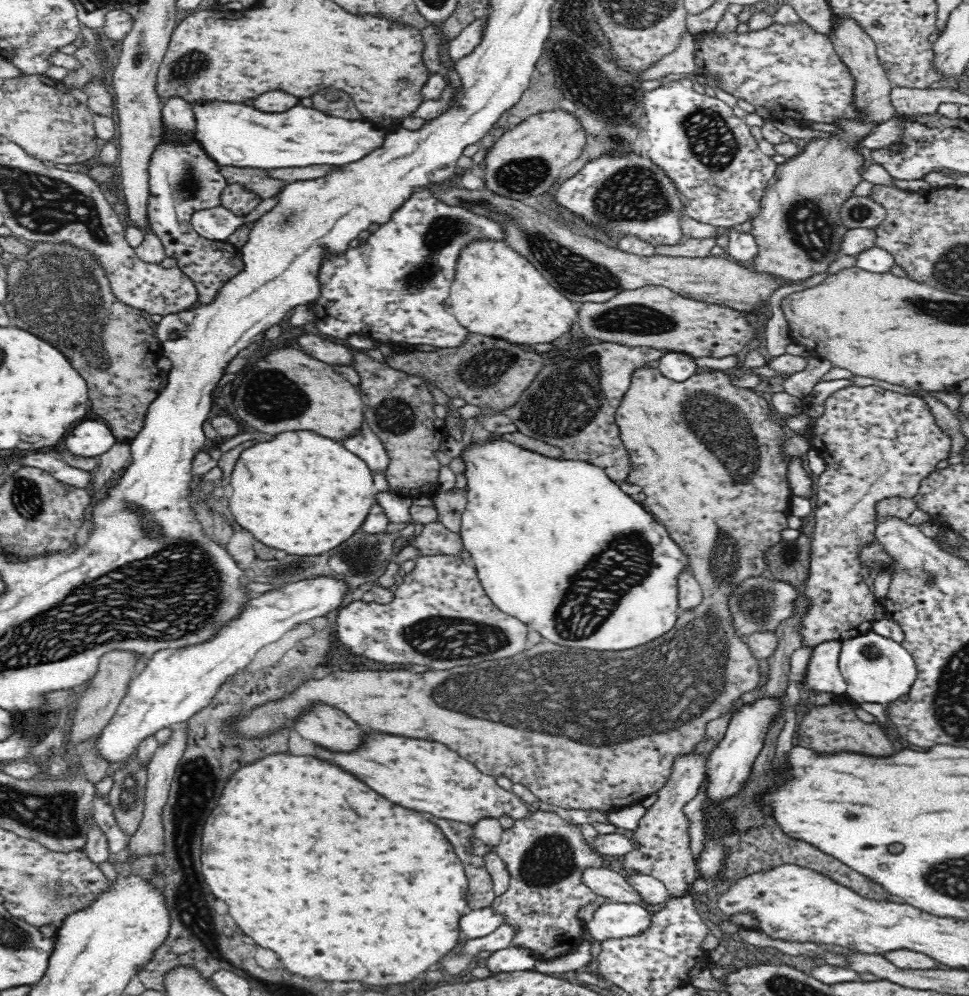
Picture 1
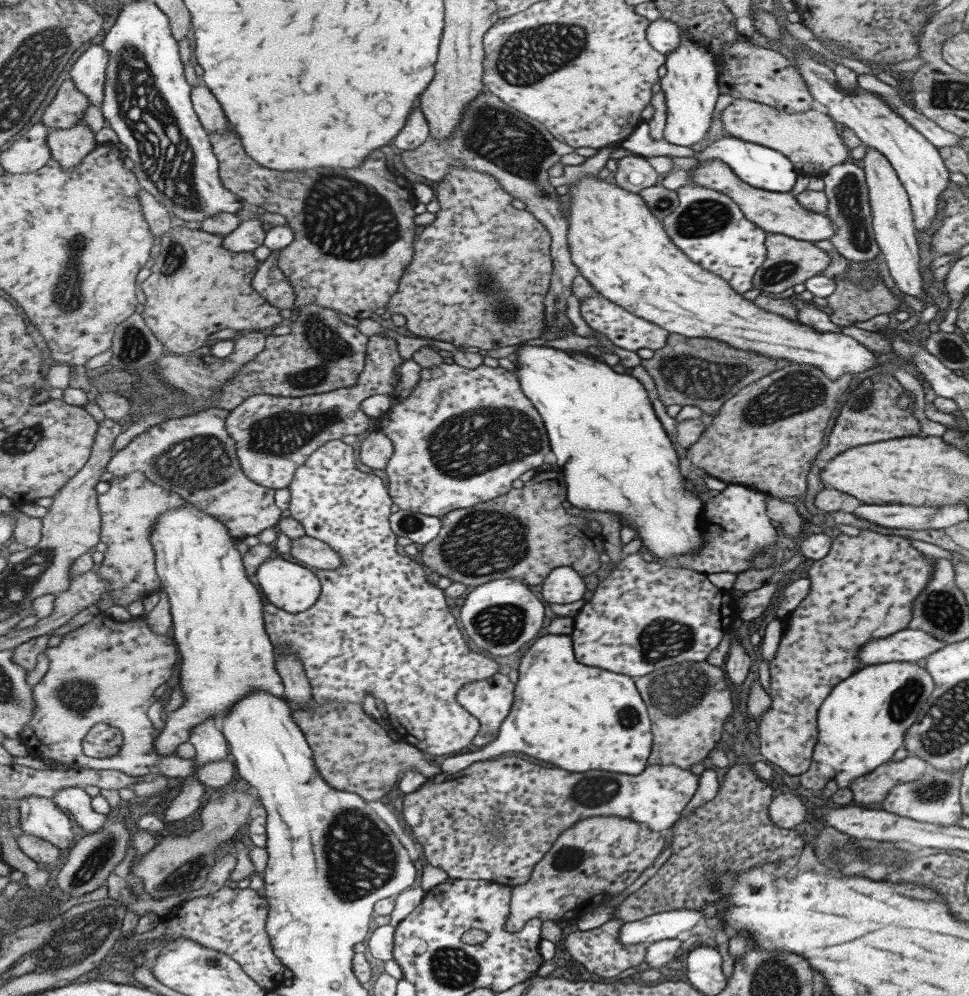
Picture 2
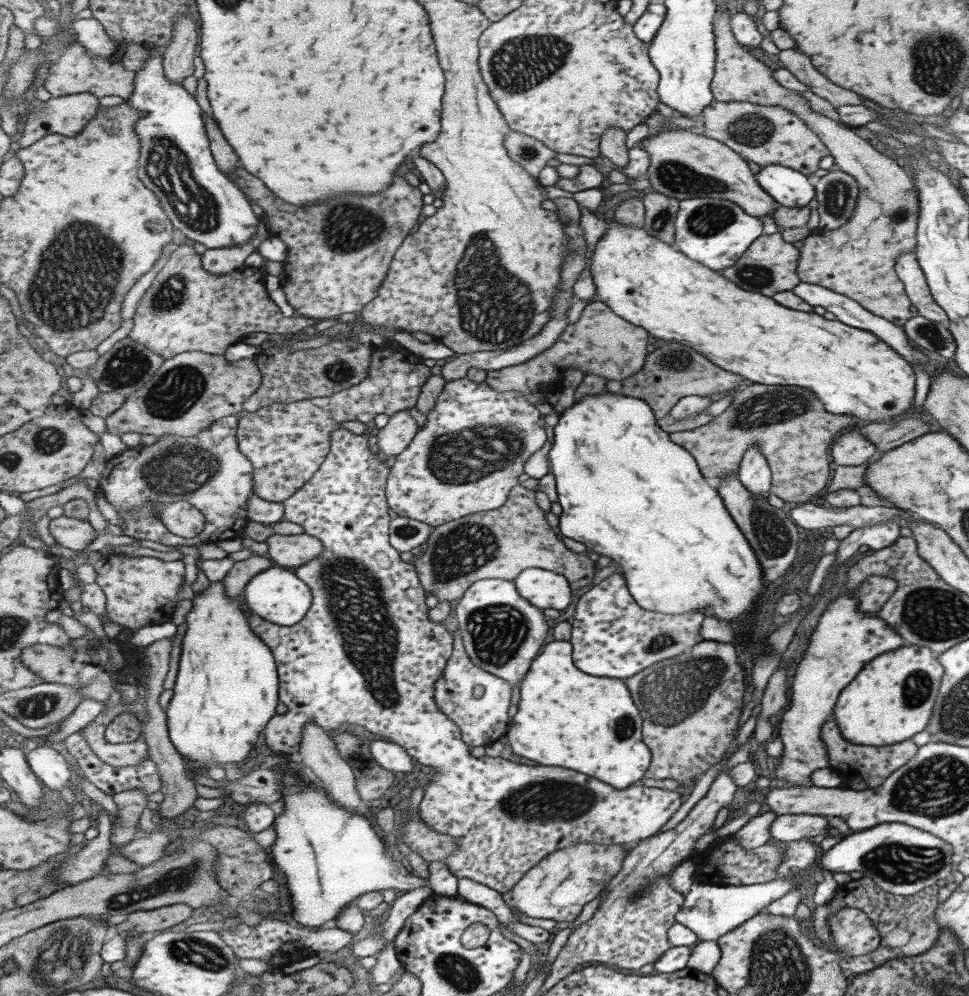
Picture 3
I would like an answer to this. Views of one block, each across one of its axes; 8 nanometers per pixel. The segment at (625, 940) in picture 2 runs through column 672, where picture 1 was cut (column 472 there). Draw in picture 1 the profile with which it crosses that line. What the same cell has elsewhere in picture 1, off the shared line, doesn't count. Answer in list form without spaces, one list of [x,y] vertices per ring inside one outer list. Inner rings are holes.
[[[492,906],[480,908],[480,910],[470,910],[460,920],[460,932],[464,932],[468,940],[484,938],[484,936],[496,932],[500,926],[504,926],[504,918],[498,912],[494,912]]]

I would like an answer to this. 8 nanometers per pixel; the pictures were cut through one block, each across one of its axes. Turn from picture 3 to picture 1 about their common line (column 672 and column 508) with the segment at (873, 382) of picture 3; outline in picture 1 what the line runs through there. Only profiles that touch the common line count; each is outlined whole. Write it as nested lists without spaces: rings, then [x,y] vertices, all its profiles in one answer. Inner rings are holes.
[[[474,240],[462,248],[458,258],[458,272],[456,280],[450,290],[450,304],[452,312],[460,326],[464,326],[470,334],[488,336],[494,340],[504,340],[514,346],[534,346],[534,344],[552,344],[560,336],[570,332],[570,324],[578,316],[572,300],[568,300],[562,292],[554,290],[550,282],[542,276],[542,272],[522,254],[512,250],[502,240]]]

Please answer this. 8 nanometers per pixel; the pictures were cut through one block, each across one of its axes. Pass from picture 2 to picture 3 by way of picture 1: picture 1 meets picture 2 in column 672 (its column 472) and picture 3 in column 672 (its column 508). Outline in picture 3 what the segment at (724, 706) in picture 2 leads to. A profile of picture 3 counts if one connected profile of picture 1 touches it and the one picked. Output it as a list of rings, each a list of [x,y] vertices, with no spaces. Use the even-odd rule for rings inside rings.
[[[701,640],[693,648],[673,656],[669,660],[661,660],[635,676],[625,680],[629,694],[633,696],[635,708],[641,712],[641,740],[651,750],[651,764],[643,778],[653,780],[677,780],[679,784],[685,780],[693,780],[705,774],[707,768],[721,762],[731,750],[735,742],[735,734],[739,730],[739,718],[743,712],[743,668],[735,660],[735,650],[731,644],[721,644],[715,640]]]

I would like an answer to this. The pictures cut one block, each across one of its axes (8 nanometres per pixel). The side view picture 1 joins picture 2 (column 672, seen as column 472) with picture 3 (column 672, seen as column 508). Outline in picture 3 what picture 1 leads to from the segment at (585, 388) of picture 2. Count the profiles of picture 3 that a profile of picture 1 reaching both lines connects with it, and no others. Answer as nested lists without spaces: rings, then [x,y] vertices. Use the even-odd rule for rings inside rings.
[[[603,390],[597,396],[583,396],[583,400],[575,400],[571,408],[567,408],[561,416],[559,422],[553,426],[553,440],[549,446],[549,466],[551,466],[551,474],[555,478],[555,486],[557,486],[557,502],[561,504],[561,514],[559,514],[559,532],[575,542],[581,542],[585,548],[589,548],[591,552],[597,552],[599,556],[609,556],[619,568],[621,574],[625,576],[625,586],[629,588],[629,594],[633,596],[633,602],[639,608],[651,610],[651,612],[659,612],[659,614],[685,614],[685,612],[693,612],[693,610],[701,610],[701,612],[709,612],[709,616],[717,618],[717,620],[735,620],[735,622],[745,622],[745,616],[749,612],[755,610],[755,604],[759,600],[759,596],[767,590],[763,584],[763,570],[759,564],[759,558],[755,556],[753,548],[749,546],[749,542],[745,540],[743,532],[737,528],[737,524],[733,522],[731,514],[727,512],[723,498],[719,496],[719,492],[707,484],[707,480],[703,478],[703,474],[699,472],[695,458],[691,458],[691,454],[677,446],[667,432],[663,432],[657,424],[655,424],[655,416],[651,412],[651,408],[643,402],[643,400],[635,400],[635,398],[623,398],[617,394],[609,394],[607,390]]]

